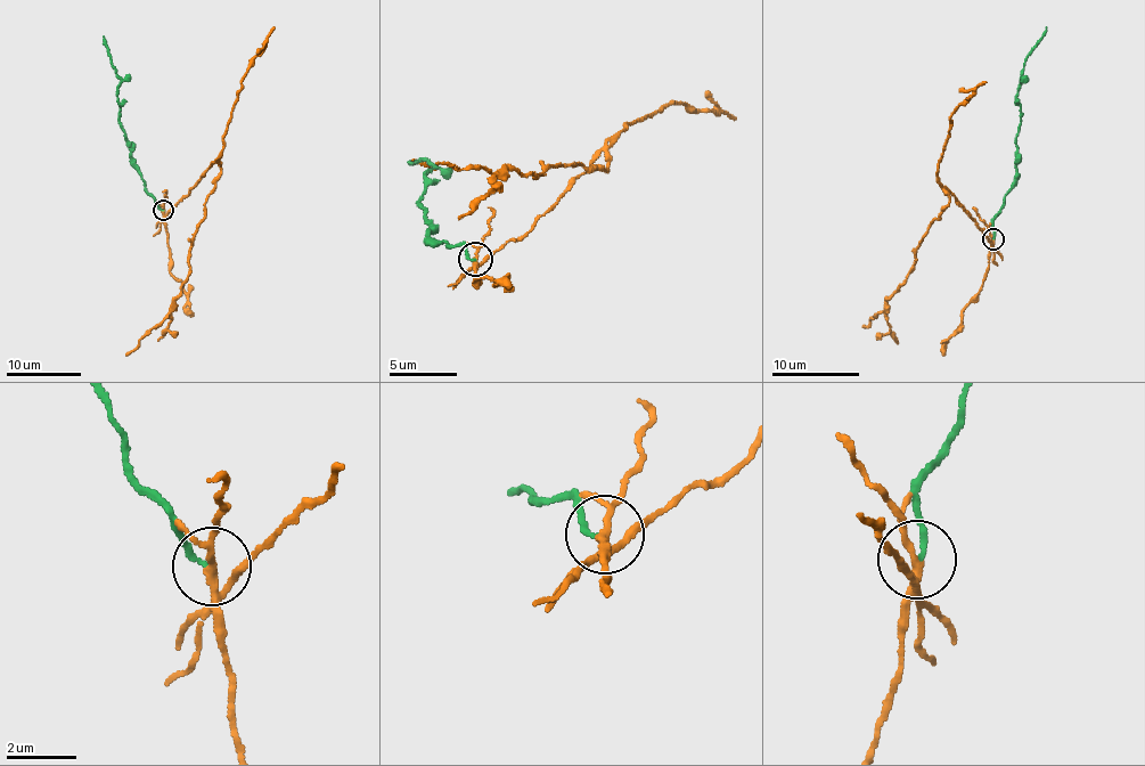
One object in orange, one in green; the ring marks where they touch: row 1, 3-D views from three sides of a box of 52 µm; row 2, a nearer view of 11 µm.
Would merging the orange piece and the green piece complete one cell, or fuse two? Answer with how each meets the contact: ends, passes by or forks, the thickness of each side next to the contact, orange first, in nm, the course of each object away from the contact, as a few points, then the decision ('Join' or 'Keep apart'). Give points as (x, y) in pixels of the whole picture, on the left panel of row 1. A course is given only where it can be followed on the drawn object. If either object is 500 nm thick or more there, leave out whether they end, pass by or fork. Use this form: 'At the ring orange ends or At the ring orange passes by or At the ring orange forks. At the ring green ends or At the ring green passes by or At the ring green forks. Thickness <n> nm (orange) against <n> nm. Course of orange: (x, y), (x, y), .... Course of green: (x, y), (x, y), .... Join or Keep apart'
At the ring orange forks. At the ring green ends. Thickness 170 nm (orange) against 150 nm. Course of orange: (163, 211), (183, 198), (206, 168), (217, 163), (221, 171), (205, 200), (189, 274), (174, 308), (127, 356). Course of green: (163, 211), (149, 196), (132, 157), (132, 145), (125, 140), (120, 120), (116, 92), (121, 78), (104, 37). Keep apart

